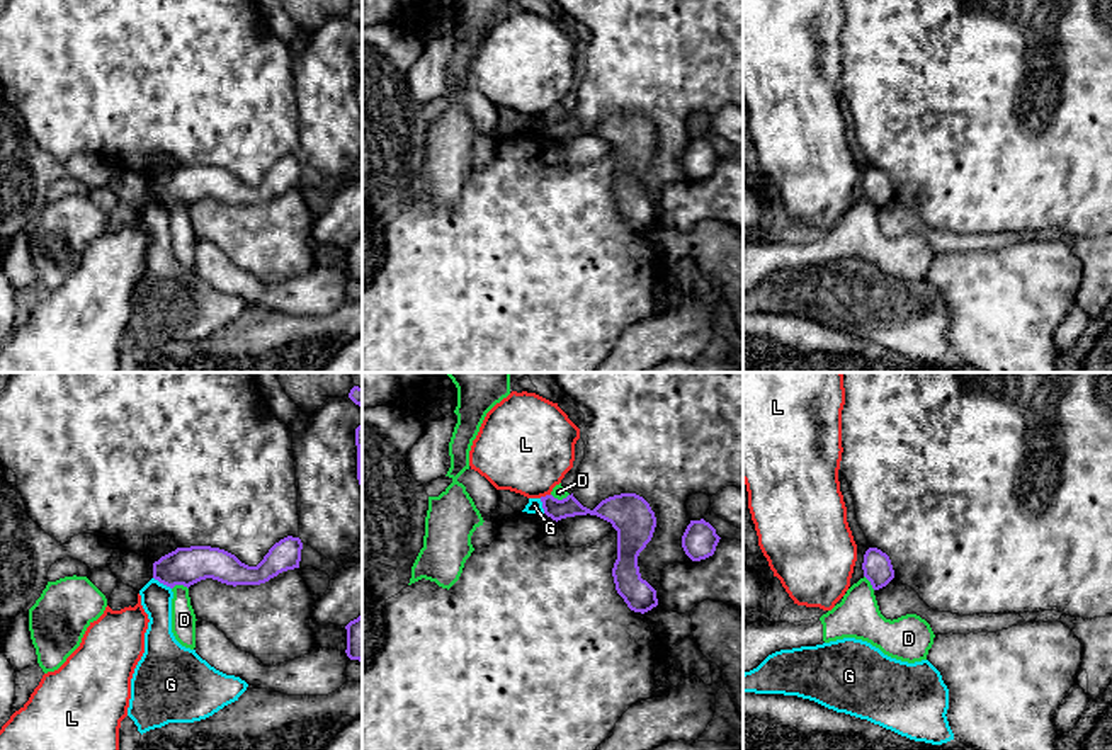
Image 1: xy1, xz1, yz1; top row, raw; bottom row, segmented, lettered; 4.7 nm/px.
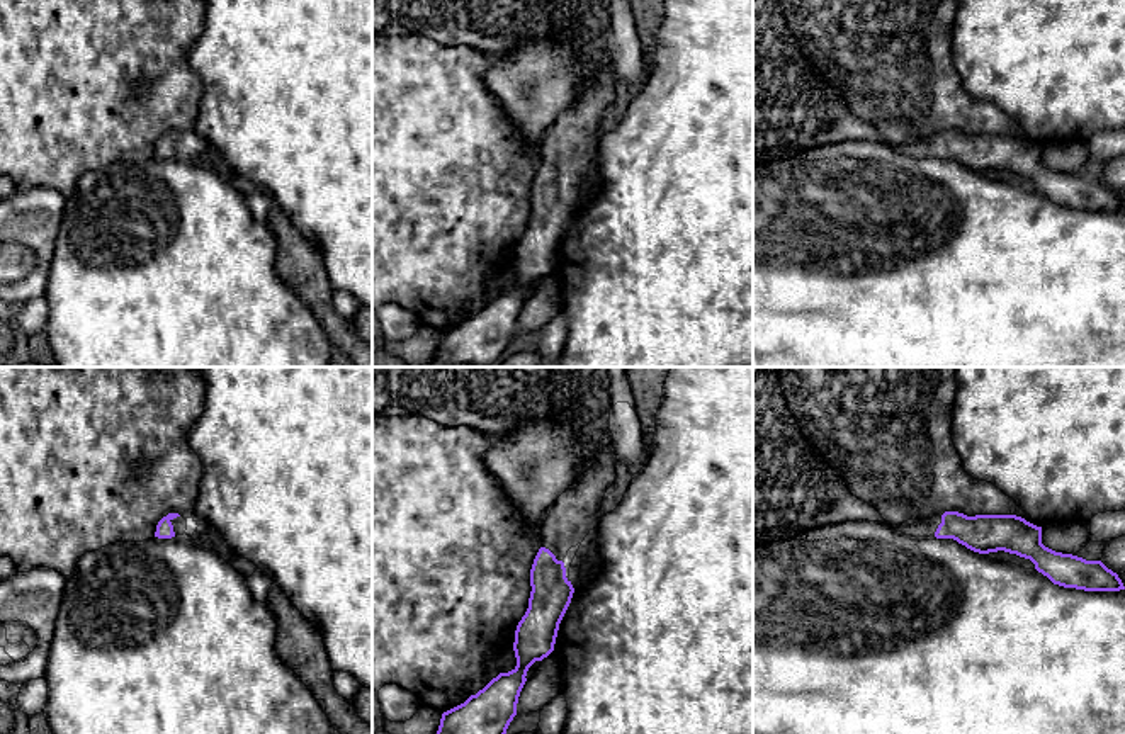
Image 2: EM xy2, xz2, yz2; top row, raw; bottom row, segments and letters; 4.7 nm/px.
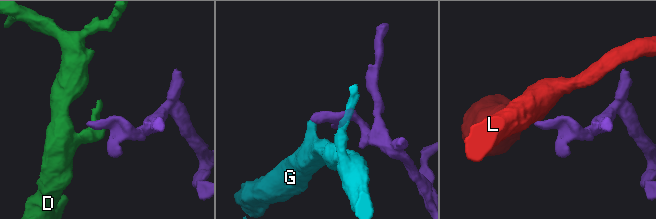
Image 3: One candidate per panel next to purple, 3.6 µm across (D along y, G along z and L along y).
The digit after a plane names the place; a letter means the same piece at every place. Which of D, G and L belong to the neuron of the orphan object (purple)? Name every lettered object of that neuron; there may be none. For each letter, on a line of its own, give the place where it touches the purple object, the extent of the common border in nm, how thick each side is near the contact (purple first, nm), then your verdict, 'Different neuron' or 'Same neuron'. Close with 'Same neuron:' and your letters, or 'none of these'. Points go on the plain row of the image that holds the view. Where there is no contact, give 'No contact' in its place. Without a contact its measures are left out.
D: Touches purple at xz1 (560, 119). Shared border 90 nm. Thickness 120 nm (purple) against 70 nm. Different neuron
G: Touches purple at xy1 (162, 201). Shared border 110 nm. Thickness 180 nm (purple) against 140 nm. Different neuron
L: Touches purple at xz1 (546, 114). Shared border 60 nm. Thickness 100 nm (purple) against 440 nm. Different neuron
Same neuron: none of these

